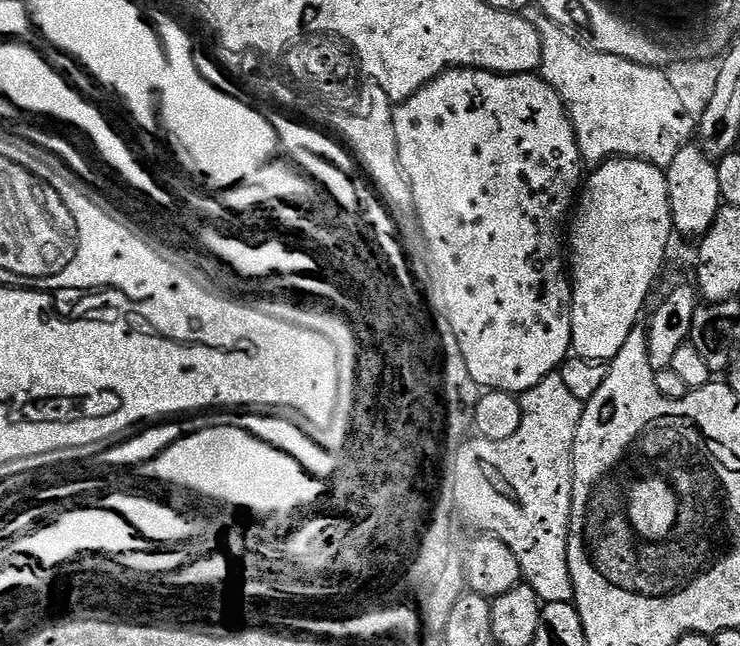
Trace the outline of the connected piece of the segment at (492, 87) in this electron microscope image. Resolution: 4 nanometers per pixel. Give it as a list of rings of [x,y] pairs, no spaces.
[[[449,68],[410,98],[399,101],[392,109],[392,125],[398,142],[400,165],[412,185],[414,220],[419,235],[422,240],[424,236],[424,244],[428,247],[432,292],[436,295],[437,306],[444,311],[441,312],[443,319],[450,322],[450,330],[454,330],[458,338],[470,378],[474,378],[474,382],[478,382],[484,390],[513,394],[529,392],[538,386],[538,382],[553,375],[572,352],[572,281],[566,271],[566,221],[582,188],[582,161],[576,131],[568,117],[568,107],[554,86],[547,84],[539,74],[501,74],[485,72],[482,68]]]

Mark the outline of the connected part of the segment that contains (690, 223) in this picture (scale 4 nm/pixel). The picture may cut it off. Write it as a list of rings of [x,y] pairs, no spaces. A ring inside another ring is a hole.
[[[689,142],[678,150],[674,162],[666,166],[668,197],[672,211],[672,226],[677,233],[699,238],[705,236],[720,212],[722,199],[718,186],[717,161],[701,148],[699,143]]]

